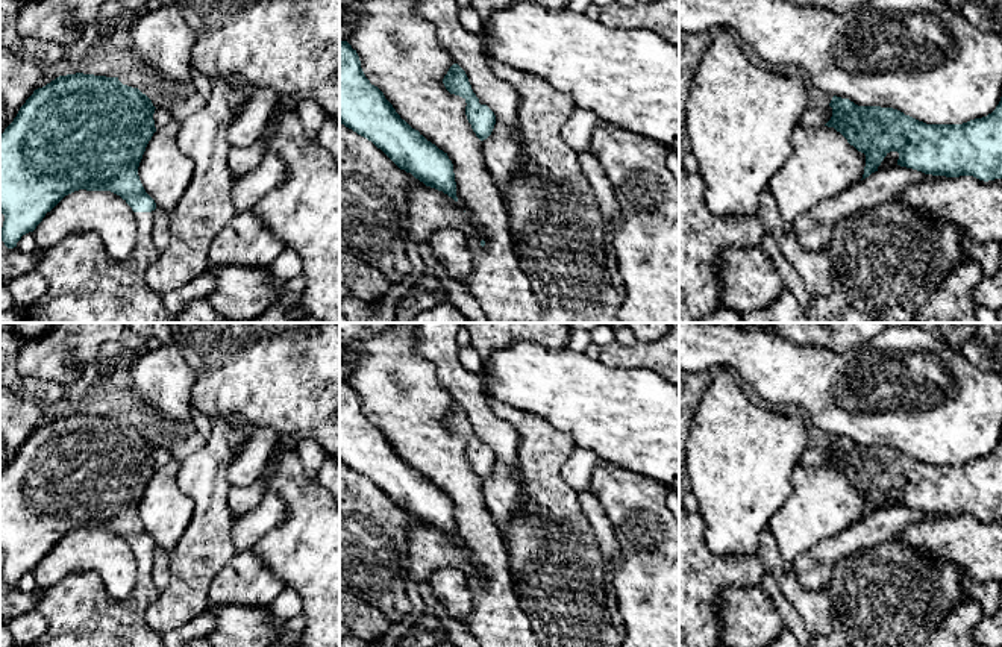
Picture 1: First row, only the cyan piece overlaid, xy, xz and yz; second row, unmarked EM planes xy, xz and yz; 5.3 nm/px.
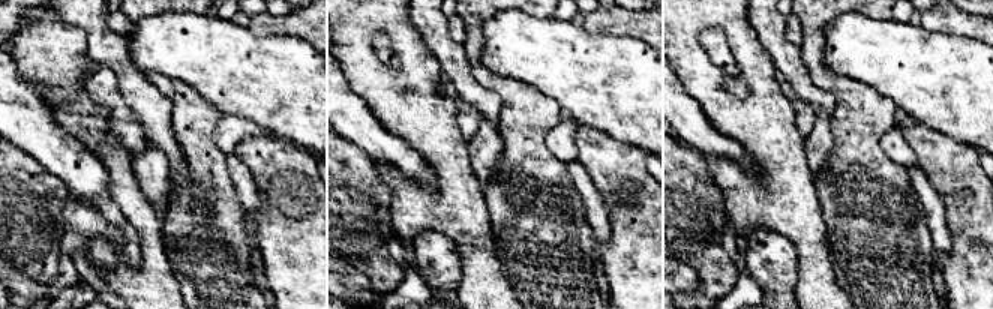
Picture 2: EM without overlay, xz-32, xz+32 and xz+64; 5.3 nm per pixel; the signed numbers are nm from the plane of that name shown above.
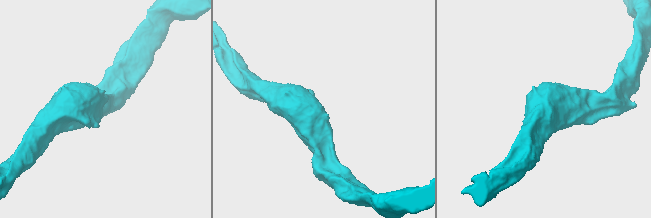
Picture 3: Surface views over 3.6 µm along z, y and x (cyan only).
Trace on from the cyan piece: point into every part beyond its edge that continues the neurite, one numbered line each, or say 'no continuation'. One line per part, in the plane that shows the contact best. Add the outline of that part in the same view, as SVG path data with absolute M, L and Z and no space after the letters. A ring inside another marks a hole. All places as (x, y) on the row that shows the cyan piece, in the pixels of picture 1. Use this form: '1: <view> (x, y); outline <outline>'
1: xy (84, 285); outline M155 211L133 212L136 244L124 261L108 258L103 242L94 232L70 233L50 248L36 248L41 258L36 268L47 279L47 292L26 308L23 323L170 323L171 314L146 282L147 268L159 256L152 238Z

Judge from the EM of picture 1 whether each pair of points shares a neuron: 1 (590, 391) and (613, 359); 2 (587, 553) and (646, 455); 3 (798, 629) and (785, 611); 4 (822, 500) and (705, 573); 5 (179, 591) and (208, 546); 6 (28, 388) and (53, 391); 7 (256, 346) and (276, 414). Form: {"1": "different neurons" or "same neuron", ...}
{"1": "different neurons", "2": "different neurons", "3": "same neuron", "4": "different neurons", "5": "same neuron", "6": "same neuron", "7": "same neuron"}

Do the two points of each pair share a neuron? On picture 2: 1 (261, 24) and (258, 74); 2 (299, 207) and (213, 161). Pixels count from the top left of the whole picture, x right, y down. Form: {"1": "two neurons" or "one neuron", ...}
{"1": "two neurons", "2": "two neurons"}

